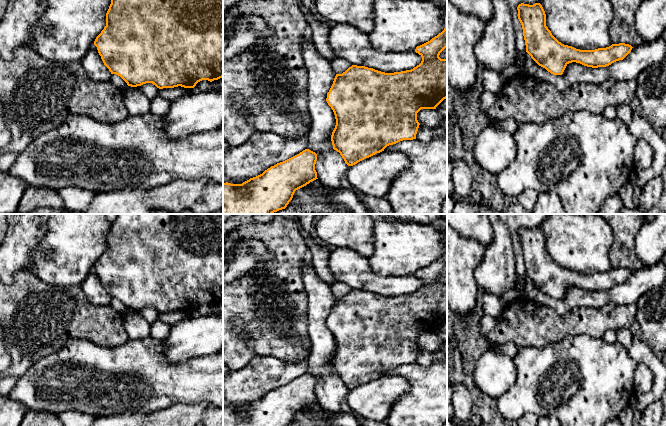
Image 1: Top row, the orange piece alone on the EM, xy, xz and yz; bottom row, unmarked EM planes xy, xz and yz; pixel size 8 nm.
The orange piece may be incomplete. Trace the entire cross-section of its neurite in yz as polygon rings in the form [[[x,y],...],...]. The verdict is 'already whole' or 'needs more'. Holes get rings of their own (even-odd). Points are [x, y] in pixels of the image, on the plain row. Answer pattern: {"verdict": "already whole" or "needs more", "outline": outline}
{"verdict": "already whole", "outline": [[[521,227],[517,234],[526,276],[553,299],[562,299],[566,290],[572,286],[592,292],[609,290],[623,284],[633,272],[629,268],[619,267],[595,274],[576,273],[562,268],[552,259],[546,250],[546,238],[540,227]]]}

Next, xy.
{"verdict": "already whole", "outline": [[[118,214],[106,237],[106,250],[96,261],[94,269],[111,298],[120,300],[131,311],[152,307],[159,313],[194,312],[202,304],[218,304],[223,301],[223,214]]]}

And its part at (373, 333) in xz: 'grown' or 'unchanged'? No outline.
unchanged

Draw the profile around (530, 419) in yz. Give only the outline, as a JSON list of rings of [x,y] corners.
[[[533,413],[524,415],[517,421],[518,426],[537,426],[539,417]]]

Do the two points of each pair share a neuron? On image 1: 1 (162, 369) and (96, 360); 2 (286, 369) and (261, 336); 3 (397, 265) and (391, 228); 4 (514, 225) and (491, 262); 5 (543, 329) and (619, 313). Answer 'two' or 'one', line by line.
1: one
2: two
3: one
4: two
5: one

